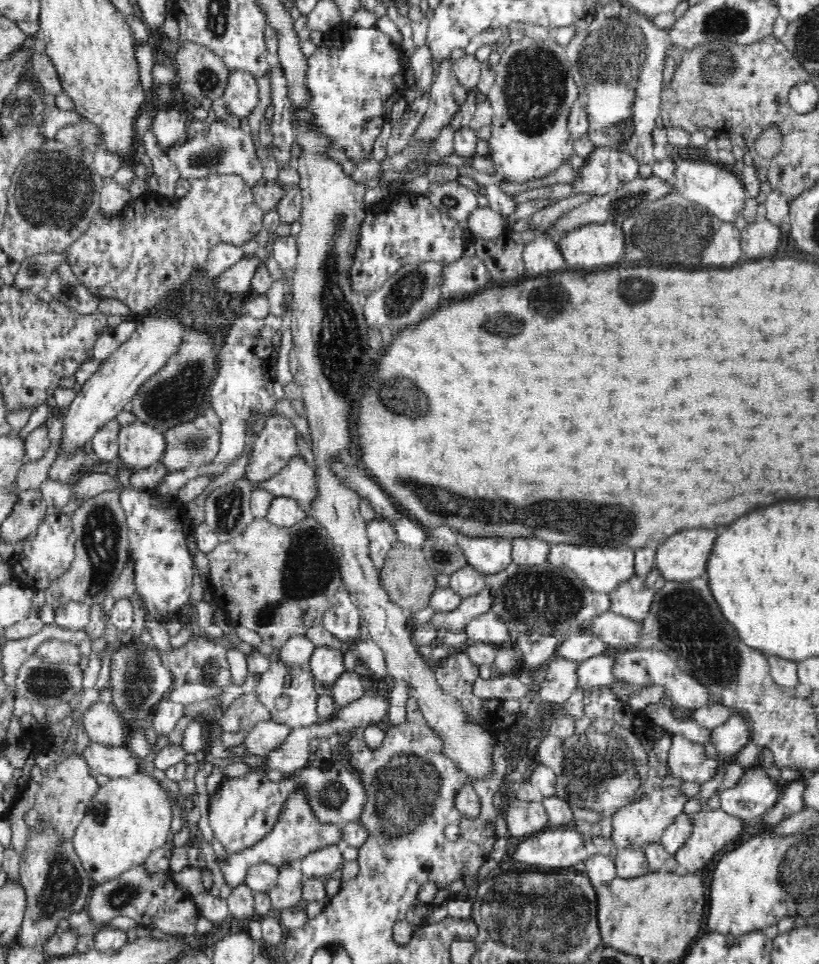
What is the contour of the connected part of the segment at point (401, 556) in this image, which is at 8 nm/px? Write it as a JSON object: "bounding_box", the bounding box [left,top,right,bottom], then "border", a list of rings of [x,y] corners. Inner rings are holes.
{"bounding_box":[379,544,437,613],"border":[[[396,544],[394,550],[390,550],[379,570],[379,581],[382,588],[388,593],[393,603],[414,613],[416,610],[428,607],[428,598],[437,586],[435,578],[437,572],[428,565],[424,552],[409,545]]]}

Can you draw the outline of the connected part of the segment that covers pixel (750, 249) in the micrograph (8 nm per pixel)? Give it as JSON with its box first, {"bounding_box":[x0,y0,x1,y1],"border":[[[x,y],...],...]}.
{"bounding_box":[741,220,782,258],"border":[[[760,220],[758,224],[750,224],[741,230],[741,245],[743,254],[748,258],[768,256],[778,246],[778,234],[782,238],[782,230],[772,221]]]}

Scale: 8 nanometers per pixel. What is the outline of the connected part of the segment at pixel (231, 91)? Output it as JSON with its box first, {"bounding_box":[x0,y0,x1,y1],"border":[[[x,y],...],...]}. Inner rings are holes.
{"bounding_box":[223,69,258,119],"border":[[[243,69],[230,71],[223,99],[232,115],[240,119],[247,118],[258,104],[256,77]]]}

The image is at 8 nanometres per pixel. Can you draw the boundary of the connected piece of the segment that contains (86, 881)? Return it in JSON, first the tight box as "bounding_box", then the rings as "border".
{"bounding_box":[16,812,95,948],"border":[[[38,812],[38,823],[29,831],[18,866],[18,879],[27,894],[27,907],[16,943],[22,947],[39,948],[48,936],[59,929],[60,920],[85,909],[95,884],[76,854],[73,839],[65,838],[48,815]]]}

